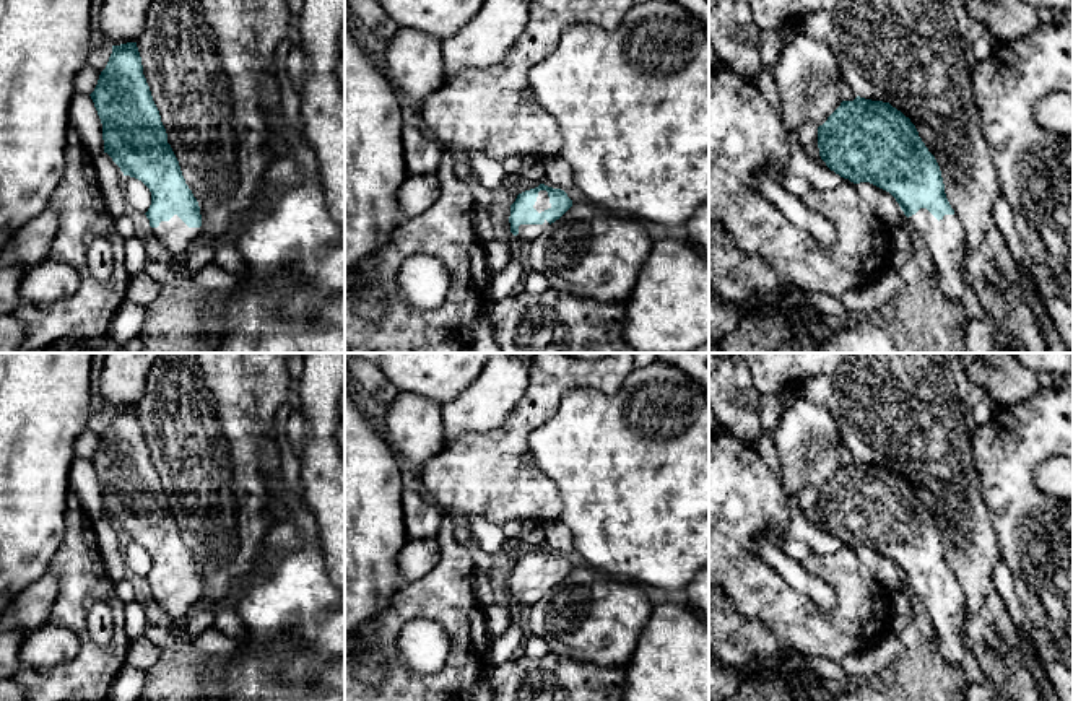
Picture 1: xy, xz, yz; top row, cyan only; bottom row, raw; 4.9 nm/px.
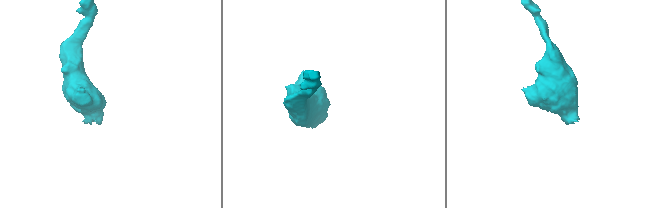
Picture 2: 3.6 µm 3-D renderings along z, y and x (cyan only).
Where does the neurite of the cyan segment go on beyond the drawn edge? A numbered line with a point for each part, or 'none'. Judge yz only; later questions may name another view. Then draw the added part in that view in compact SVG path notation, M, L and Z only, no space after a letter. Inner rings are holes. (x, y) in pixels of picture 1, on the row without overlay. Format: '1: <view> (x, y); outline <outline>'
1: yz (945, 604); outline M920 573L909 581L912 592L923 602L935 628L940 655L958 667L967 660L964 638L964 594L956 579L945 579L940 586Z

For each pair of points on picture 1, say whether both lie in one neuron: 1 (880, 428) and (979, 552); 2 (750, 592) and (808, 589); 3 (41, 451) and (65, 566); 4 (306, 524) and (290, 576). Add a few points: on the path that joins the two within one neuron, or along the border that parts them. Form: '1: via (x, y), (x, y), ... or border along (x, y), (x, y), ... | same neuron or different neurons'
1: via (911, 457), (955, 501), (964, 521) | same neuron
2: border along (766, 565), (820, 612), (826, 612) | different neurons
3: border along (67, 505), (64, 539), (46, 570) | different neurons
4: via (308, 537), (308, 558), (303, 563) | same neuron

